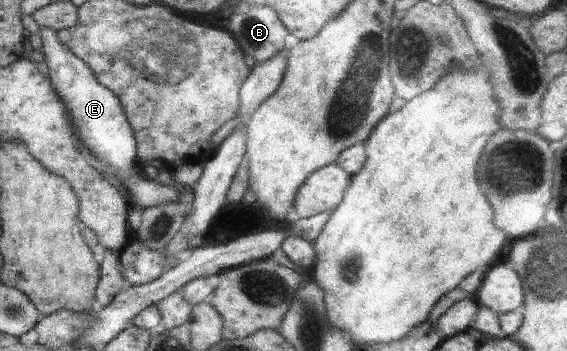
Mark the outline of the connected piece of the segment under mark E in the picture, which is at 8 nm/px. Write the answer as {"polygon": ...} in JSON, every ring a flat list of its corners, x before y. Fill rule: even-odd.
{"polygon":[[40,27,44,56,46,57,49,69,48,79,54,85,56,93,68,103,68,107,72,109,72,117,76,121,76,125,82,129,82,133,88,139,86,147,88,151,92,151,100,161,112,165,114,169,118,169,124,177,124,185,128,187,128,191,134,197,134,203,140,207,150,207,156,205,160,201,176,201,178,193,176,189,164,187,156,181,148,181,148,179,140,179,134,171,132,171,132,159,134,159,134,151,136,151,136,143,132,139,132,129,126,123,124,117,124,107,120,105,120,101,116,99,116,95,112,91,108,91,106,87,102,87,96,77,92,75,92,71,88,69,88,65,78,59,72,50,56,37,56,31,52,31,51,27]]}

